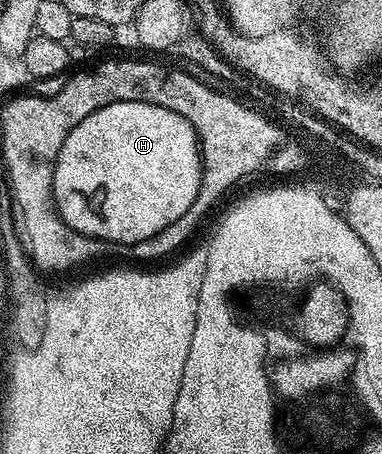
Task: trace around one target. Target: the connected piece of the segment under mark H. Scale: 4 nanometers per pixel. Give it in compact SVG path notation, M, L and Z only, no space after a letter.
M122 101L121 103L111 103L90 113L90 117L86 117L86 121L82 121L82 125L78 125L68 134L56 158L56 168L52 178L52 199L56 202L56 211L60 214L60 220L76 234L87 235L93 241L105 239L108 243L140 245L144 240L157 235L162 229L174 225L174 221L178 221L178 217L182 217L186 213L186 209L190 209L190 205L194 205L194 197L198 197L201 174L200 142L196 139L196 131L192 128L192 122L170 109L162 109L162 105L150 105L142 101Z

